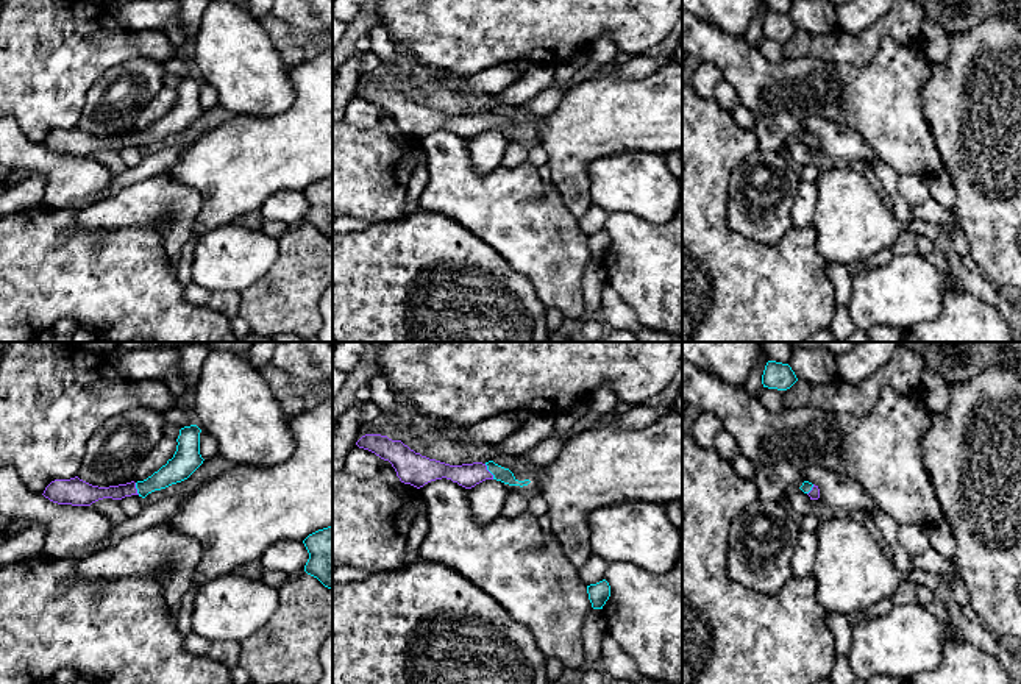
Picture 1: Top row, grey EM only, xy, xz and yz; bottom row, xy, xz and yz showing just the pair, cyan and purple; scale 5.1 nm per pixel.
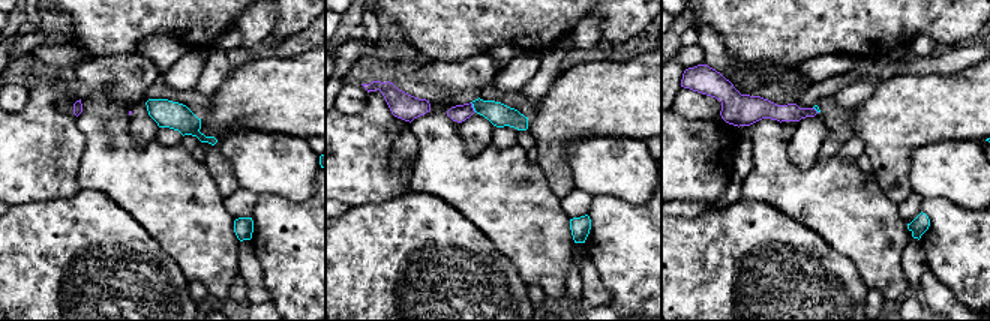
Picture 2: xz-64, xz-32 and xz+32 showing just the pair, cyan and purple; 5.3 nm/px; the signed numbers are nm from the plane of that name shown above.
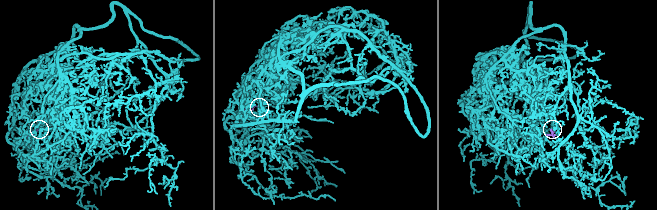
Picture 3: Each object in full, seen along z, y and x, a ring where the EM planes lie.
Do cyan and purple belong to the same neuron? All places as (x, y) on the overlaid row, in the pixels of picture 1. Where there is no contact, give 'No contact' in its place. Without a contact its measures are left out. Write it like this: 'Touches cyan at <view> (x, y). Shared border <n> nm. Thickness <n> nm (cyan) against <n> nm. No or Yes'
Touches cyan at xz (489, 470). Shared border 90 nm. Thickness 80 nm (cyan) against 130 nm. Yes

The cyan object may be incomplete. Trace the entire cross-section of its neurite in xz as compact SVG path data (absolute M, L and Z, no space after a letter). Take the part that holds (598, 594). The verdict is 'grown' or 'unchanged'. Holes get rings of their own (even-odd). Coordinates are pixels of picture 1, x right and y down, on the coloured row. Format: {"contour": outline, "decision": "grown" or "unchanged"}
{"contour": "M603 579L596 584L587 586L587 593L589 593L589 600L592 603L592 607L603 609L603 606L606 604L606 601L610 597L610 586L606 579Z", "decision": "unchanged"}

